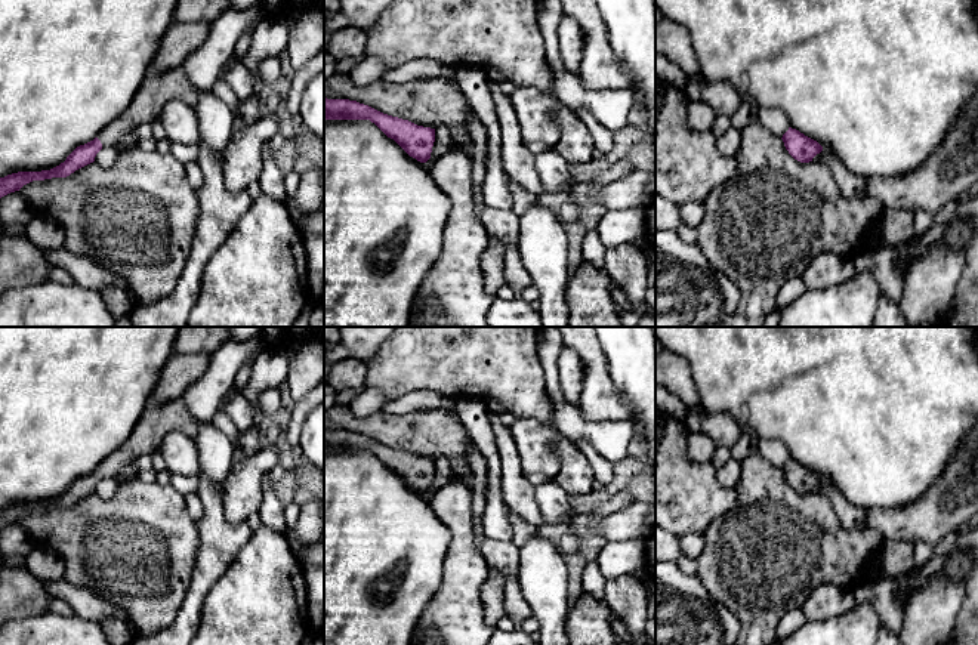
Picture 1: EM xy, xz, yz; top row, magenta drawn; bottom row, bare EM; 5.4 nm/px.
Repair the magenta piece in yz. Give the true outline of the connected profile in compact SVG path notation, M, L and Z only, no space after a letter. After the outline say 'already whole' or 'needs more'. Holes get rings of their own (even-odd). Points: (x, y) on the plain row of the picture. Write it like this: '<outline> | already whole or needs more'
M789 459L781 470L789 485L800 494L812 493L823 482L823 478L817 472L792 459Z | already whole

